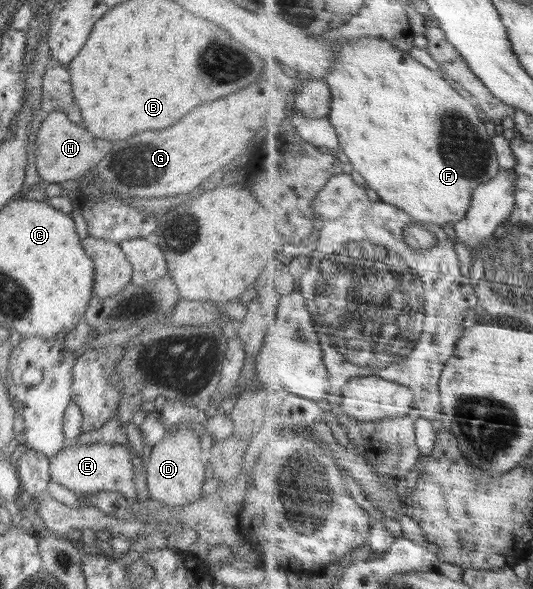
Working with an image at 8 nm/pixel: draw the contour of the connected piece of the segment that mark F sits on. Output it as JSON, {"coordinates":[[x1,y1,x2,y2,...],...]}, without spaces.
{"coordinates":[[364,37,346,41,337,52,336,64,332,72,326,76,325,81,332,87,333,103,332,112,329,114,332,124,336,127,341,138,341,150,350,158,355,173,363,181,363,184,378,192,382,201,388,201,403,208,418,223,434,223,444,226,452,223,456,226,463,221,471,211,476,189,482,184,499,175,503,170,499,161,499,152,496,150,493,136,490,136,486,128,486,118,481,108,476,106,476,100,455,86,442,72,430,70,427,64,418,62,413,52,404,52,394,46,392,41,384,37]]}

